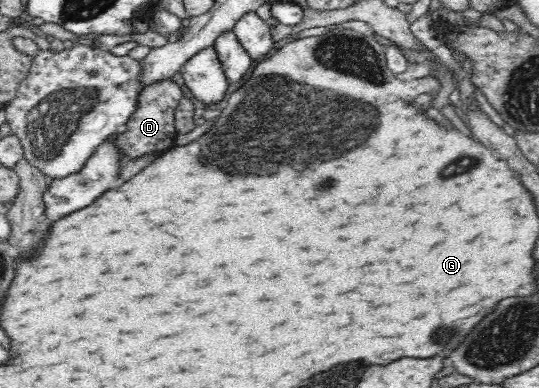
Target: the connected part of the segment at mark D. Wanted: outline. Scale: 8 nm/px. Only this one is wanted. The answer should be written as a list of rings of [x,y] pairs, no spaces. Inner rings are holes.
[[[164,79],[153,82],[145,86],[137,99],[137,109],[129,115],[129,122],[117,132],[116,145],[120,155],[122,155],[123,164],[136,160],[145,155],[154,155],[156,158],[161,157],[167,150],[173,149],[177,141],[177,127],[176,127],[176,109],[179,102],[183,99],[183,91],[177,82],[171,79]]]

